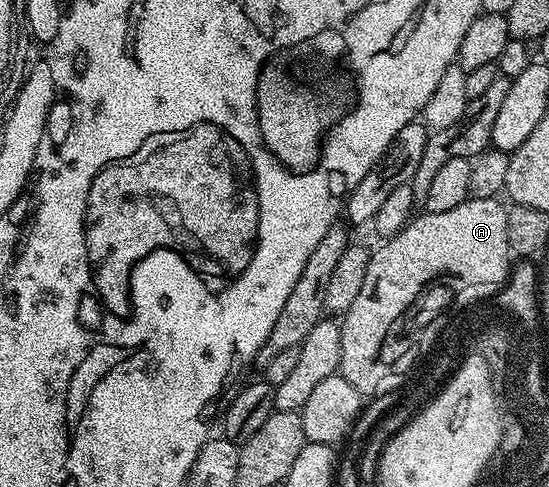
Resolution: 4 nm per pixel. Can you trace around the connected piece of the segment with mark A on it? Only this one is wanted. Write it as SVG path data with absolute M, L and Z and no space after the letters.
M469 198L446 213L420 213L393 239L383 240L385 247L381 259L369 258L362 289L354 297L354 305L344 312L340 323L342 353L338 374L346 377L362 397L372 397L376 380L374 360L376 347L388 331L388 323L404 311L404 303L420 291L424 279L432 279L436 271L456 271L476 279L476 289L496 289L509 278L510 252L506 241L506 207L499 198Z

